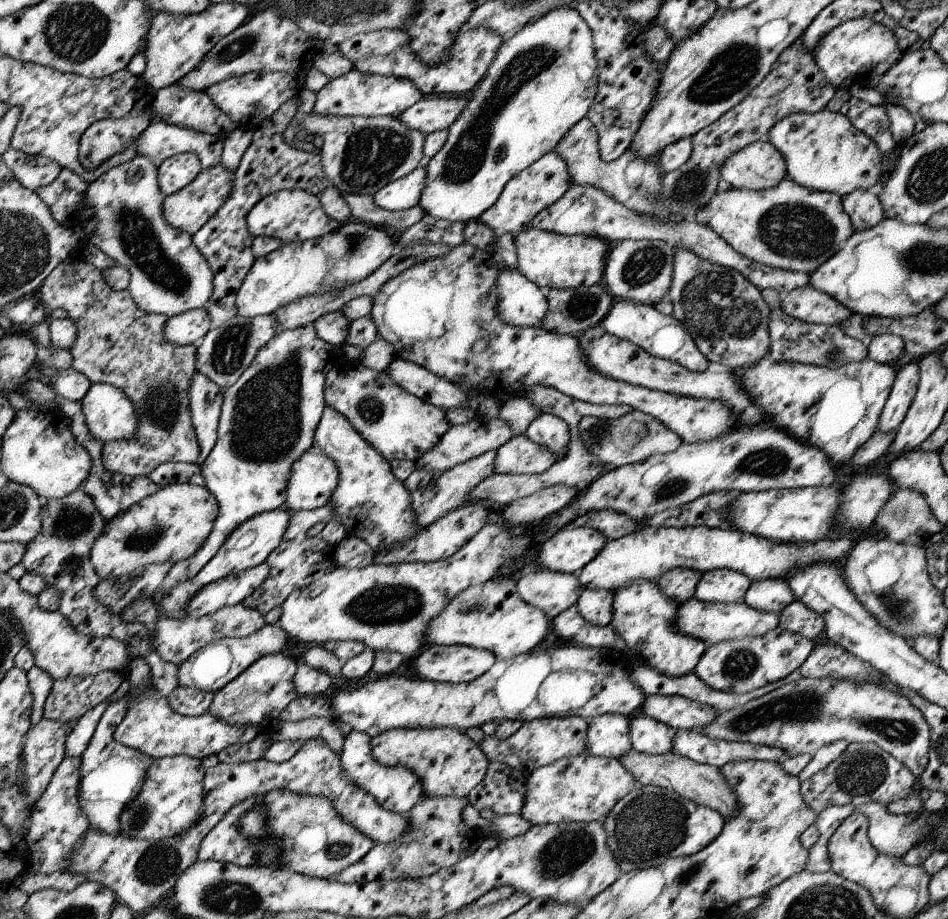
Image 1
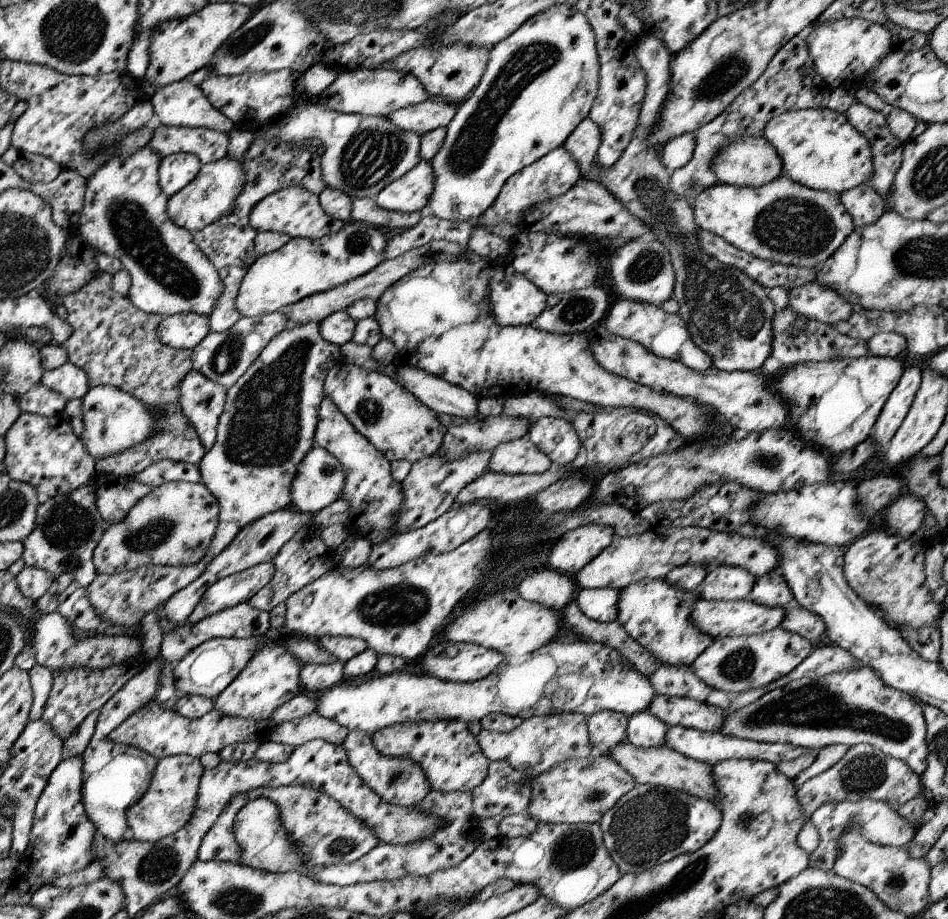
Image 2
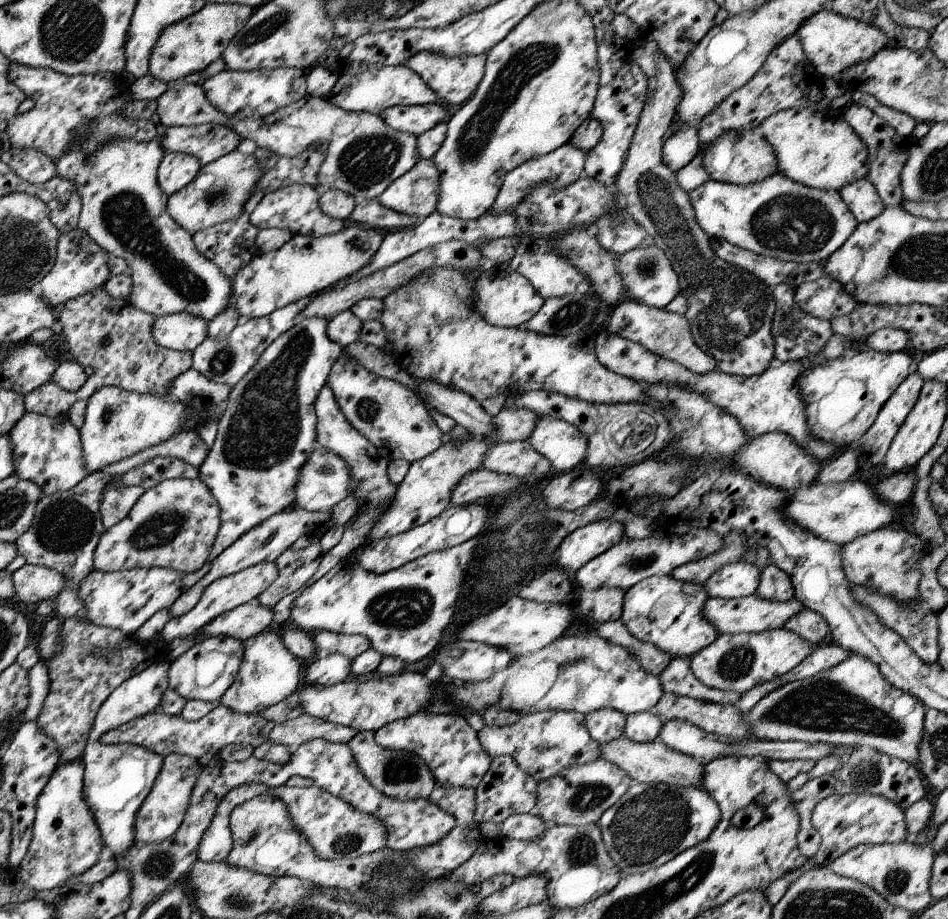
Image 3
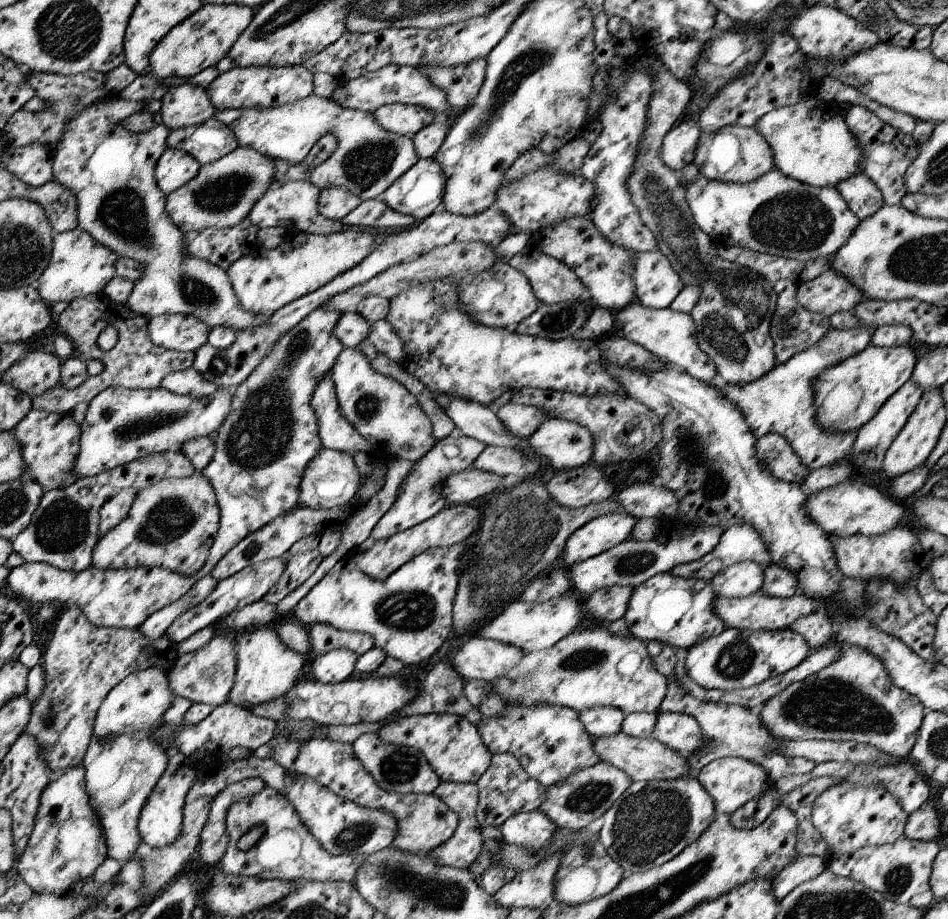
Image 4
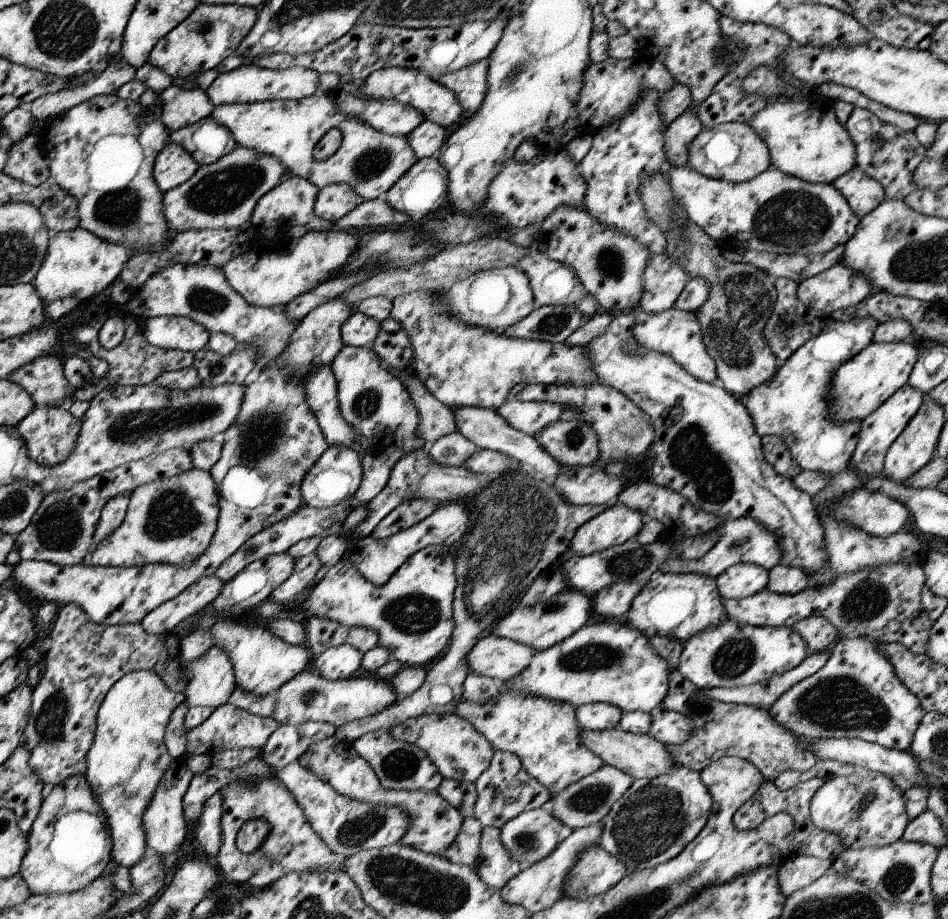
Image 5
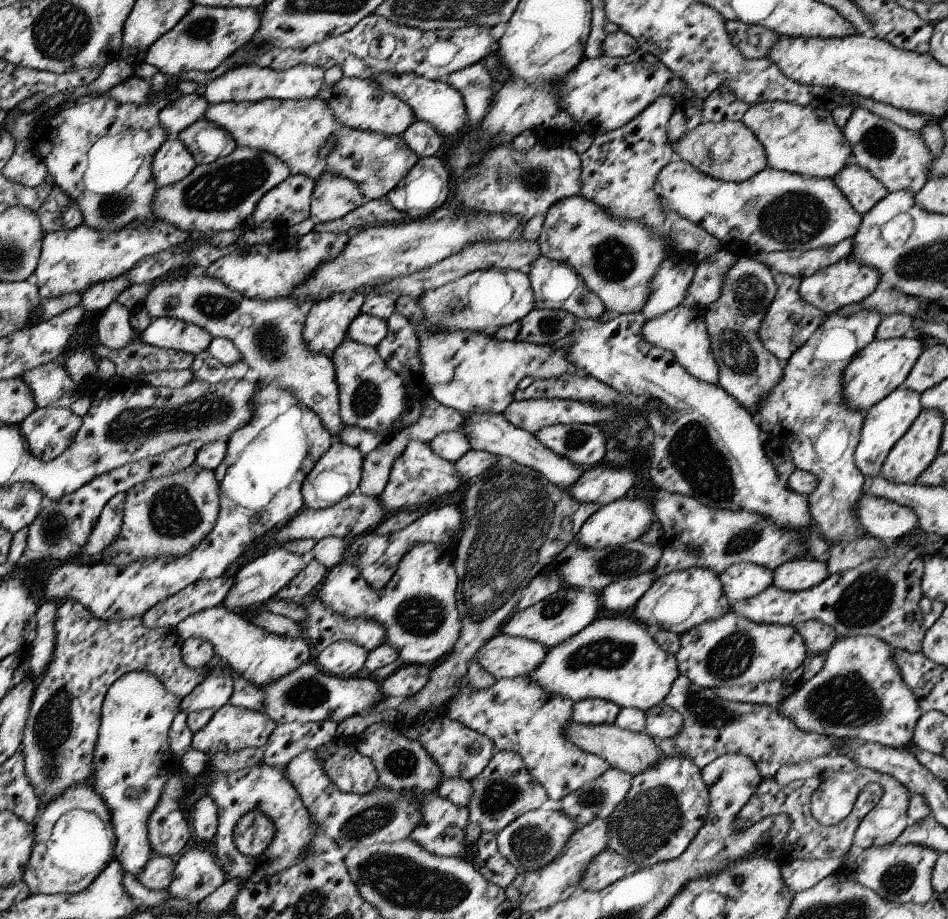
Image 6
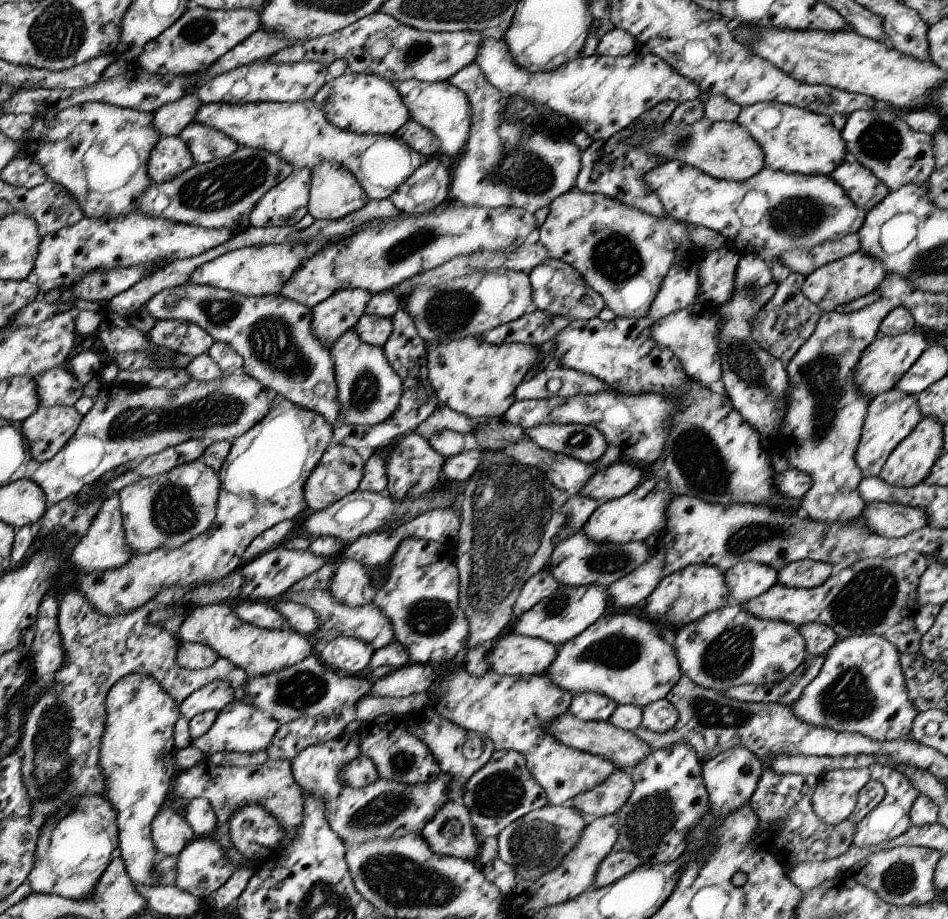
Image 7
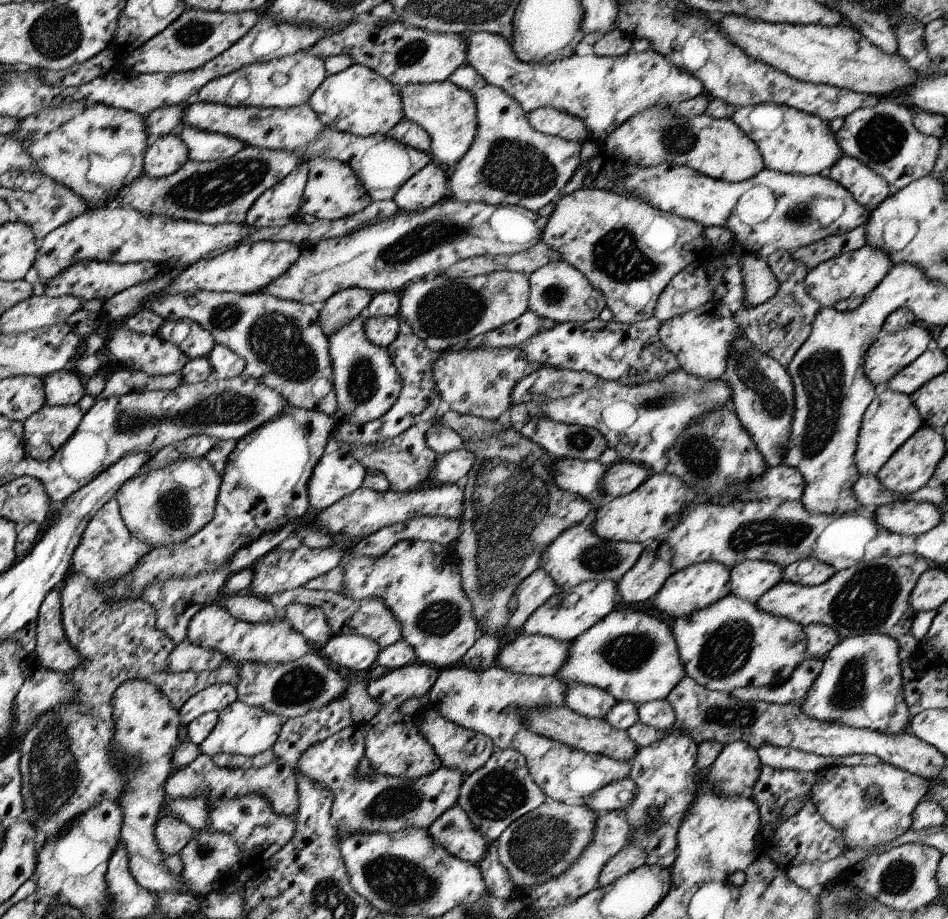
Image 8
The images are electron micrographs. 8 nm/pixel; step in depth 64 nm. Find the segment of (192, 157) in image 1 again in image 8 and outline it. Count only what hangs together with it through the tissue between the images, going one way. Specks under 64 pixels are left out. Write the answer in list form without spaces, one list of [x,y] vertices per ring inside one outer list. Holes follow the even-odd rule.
[[[177,134],[153,138],[144,153],[145,174],[159,179],[180,170],[189,160],[189,147]]]

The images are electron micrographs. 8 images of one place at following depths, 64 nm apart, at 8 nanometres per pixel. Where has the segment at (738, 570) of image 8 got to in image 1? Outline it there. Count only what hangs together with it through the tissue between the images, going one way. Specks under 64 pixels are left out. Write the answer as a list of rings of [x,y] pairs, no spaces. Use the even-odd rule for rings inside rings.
[[[714,570],[702,573],[694,598],[706,603],[743,602],[752,581],[742,572]]]

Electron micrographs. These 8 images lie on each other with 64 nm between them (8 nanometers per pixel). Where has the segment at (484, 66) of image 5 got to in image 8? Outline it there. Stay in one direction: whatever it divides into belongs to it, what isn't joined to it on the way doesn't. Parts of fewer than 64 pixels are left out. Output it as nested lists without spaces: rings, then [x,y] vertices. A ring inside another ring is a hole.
[[[468,63],[448,78],[472,93],[477,108],[477,131],[468,152],[449,171],[450,194],[465,203],[518,205],[537,212],[560,196],[577,171],[581,144],[535,131],[521,104],[497,86],[487,83]]]

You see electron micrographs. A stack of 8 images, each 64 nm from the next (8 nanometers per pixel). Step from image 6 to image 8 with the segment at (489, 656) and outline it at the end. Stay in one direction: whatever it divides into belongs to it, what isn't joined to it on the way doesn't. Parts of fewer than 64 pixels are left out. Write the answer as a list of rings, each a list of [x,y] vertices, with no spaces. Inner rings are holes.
[[[524,633],[499,650],[496,666],[521,675],[557,676],[570,645],[552,637]]]

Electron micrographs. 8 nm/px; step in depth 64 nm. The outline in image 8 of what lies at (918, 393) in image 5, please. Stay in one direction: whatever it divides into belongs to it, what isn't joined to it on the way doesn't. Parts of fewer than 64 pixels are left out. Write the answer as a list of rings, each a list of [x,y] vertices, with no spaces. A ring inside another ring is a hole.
[[[888,388],[880,389],[865,410],[859,430],[855,461],[859,474],[877,476],[885,462],[923,425],[919,410],[910,395]]]

